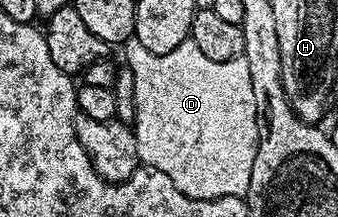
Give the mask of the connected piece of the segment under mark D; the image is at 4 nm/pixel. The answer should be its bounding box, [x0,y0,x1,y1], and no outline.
[125,37,259,200]

